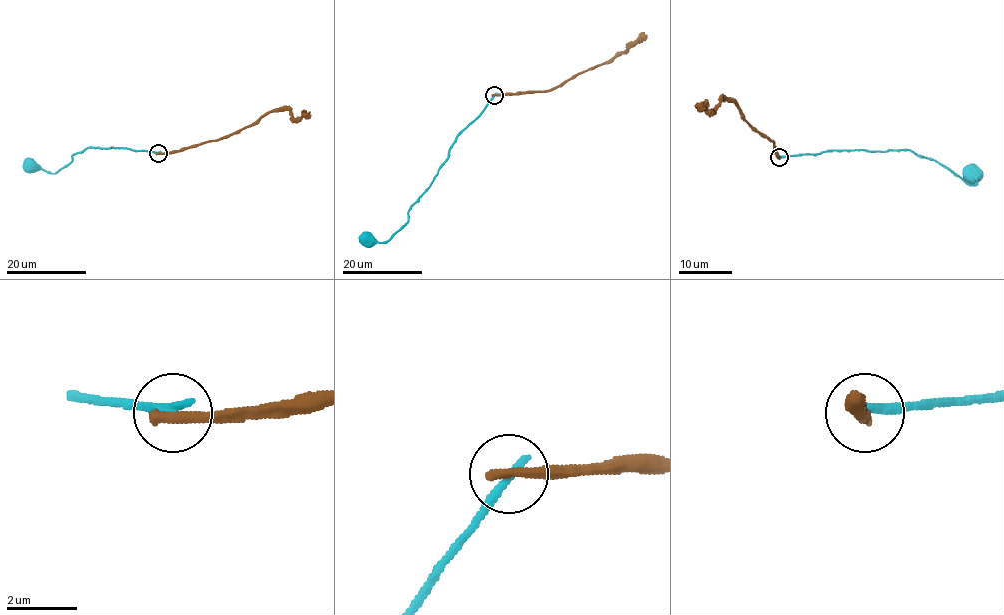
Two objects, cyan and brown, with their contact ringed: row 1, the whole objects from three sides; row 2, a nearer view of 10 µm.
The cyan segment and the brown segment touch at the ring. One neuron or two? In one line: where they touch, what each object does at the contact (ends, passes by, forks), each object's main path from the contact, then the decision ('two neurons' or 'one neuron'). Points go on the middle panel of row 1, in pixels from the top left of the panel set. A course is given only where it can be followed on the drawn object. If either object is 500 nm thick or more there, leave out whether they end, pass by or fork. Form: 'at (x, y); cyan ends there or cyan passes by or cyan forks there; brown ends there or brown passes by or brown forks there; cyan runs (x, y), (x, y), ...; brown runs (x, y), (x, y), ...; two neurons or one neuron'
at (494, 95); cyan ends there; brown ends there; cyan runs (494, 95), (458, 136), (449, 158), (408, 211), (408, 221), (388, 240), (375, 242), (365, 237); brown runs (494, 95), (554, 89), (578, 74), (611, 60), (646, 34); two neurons

